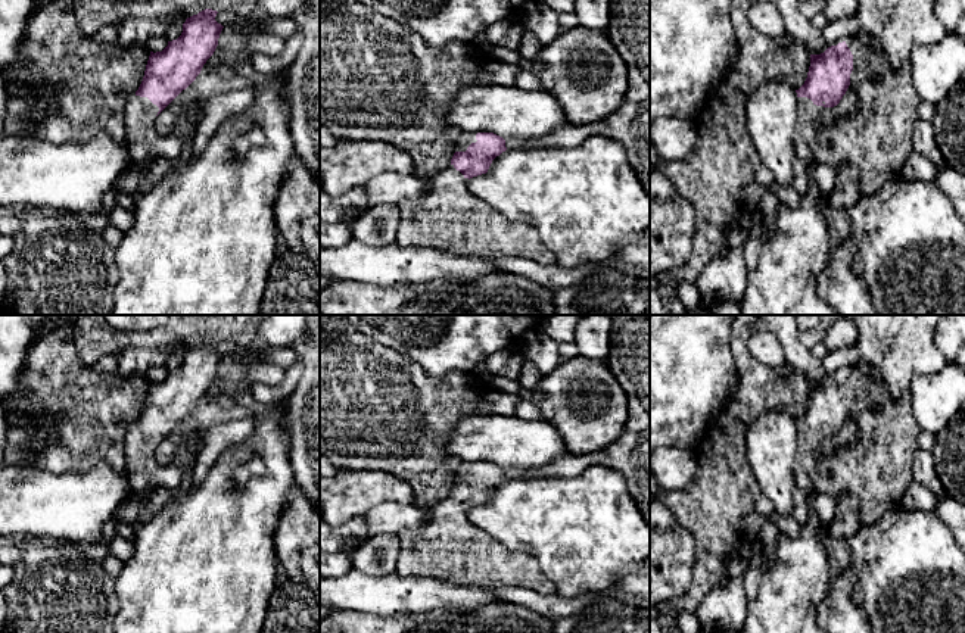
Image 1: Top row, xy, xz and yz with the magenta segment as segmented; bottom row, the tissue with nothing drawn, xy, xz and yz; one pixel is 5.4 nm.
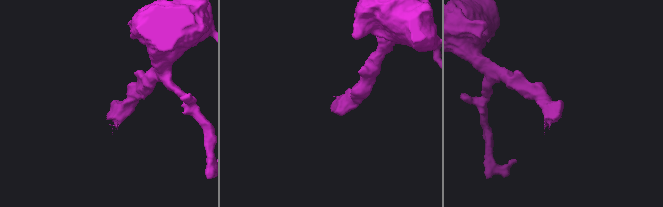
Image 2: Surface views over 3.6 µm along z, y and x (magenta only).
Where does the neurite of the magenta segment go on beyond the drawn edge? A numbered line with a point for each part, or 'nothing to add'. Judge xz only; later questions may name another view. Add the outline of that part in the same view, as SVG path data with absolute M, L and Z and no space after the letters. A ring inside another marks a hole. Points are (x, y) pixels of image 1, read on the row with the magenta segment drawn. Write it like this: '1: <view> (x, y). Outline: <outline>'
1: xz (466, 140). Outline: M473 132L473 134L464 134L461 137L461 140L458 141L457 147L455 147L455 152L466 152L467 147L471 144L471 143L476 143L476 134L477 132Z

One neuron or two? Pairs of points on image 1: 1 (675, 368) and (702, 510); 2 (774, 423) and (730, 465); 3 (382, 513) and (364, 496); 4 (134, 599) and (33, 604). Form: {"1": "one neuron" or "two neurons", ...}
{"1": "two neurons", "2": "two neurons", "3": "two neurons", "4": "two neurons"}

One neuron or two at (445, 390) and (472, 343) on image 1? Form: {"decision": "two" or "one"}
{"decision": "two"}

